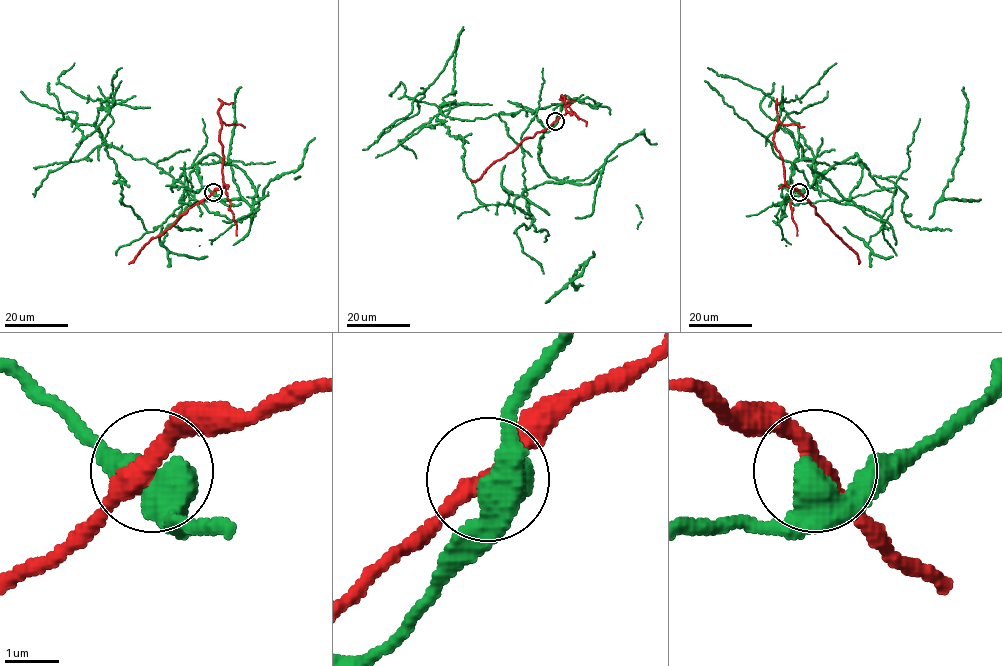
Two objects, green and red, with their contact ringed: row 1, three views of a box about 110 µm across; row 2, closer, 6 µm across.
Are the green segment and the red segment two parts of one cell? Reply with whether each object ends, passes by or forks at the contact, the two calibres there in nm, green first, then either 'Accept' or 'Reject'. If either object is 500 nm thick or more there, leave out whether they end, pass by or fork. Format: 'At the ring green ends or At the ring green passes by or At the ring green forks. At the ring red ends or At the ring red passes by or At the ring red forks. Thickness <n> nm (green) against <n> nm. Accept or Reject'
At the ring green passes by. At the ring red passes by. Thickness 480 nm (green) against 320 nm. Reject

